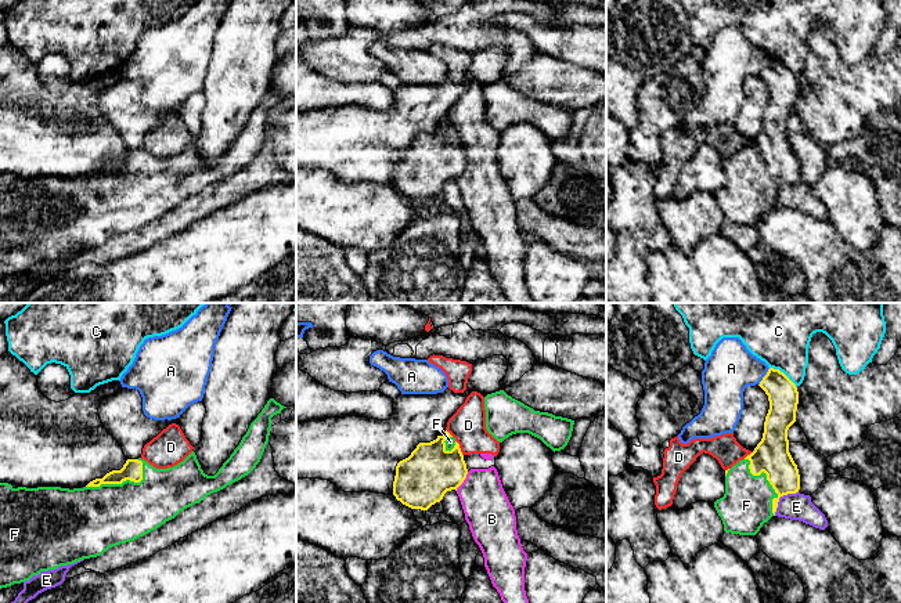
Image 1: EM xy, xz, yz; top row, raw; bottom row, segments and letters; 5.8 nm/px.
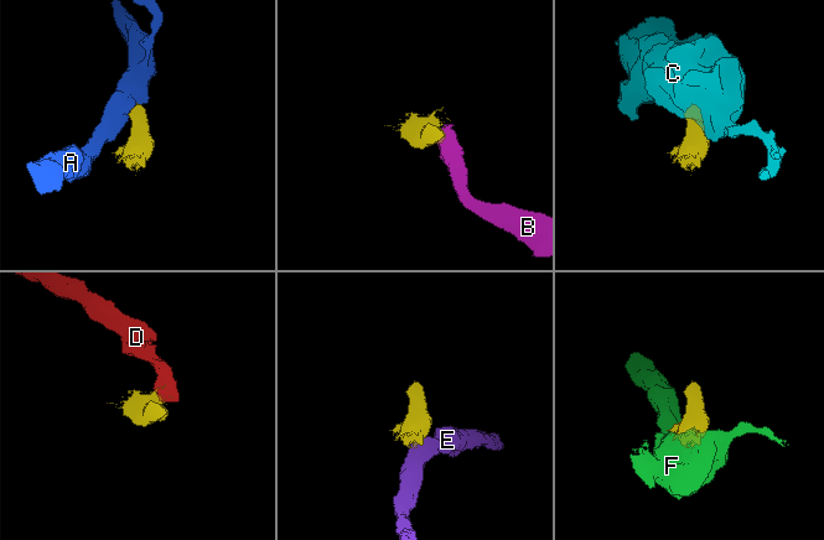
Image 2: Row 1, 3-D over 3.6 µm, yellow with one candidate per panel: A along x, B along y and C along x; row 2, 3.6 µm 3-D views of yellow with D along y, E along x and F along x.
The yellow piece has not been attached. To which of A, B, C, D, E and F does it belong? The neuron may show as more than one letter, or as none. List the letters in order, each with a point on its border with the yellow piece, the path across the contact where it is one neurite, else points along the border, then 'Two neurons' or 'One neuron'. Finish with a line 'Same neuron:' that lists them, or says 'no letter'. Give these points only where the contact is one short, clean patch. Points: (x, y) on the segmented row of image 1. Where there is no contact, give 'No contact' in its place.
A: Touches yellow at yz (764, 376). Boundary: yz (770, 368), (759, 385). Two neurons
B: Touches yellow at xz (462, 481). Boundary: xz (468, 472), (464, 481), (456, 490). Two neurons
C: Touches yellow at yz (784, 374). Two neurons
D: Touches yellow at xz (460, 448). Boundary: xz (456, 440), (462, 455). Two neurons
E: Touches yellow at yz (779, 497). Boundary: yz (797, 491), (784, 494), (774, 515). Two neurons
F: Touches yellow at xy (122, 481). One neuron
Same neuron: F

